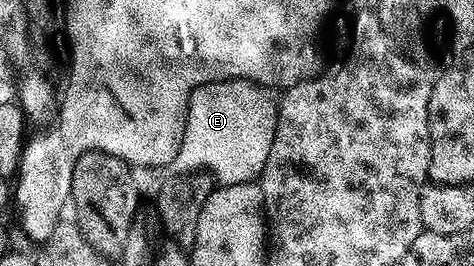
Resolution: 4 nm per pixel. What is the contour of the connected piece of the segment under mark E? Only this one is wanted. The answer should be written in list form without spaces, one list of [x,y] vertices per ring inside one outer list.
[[[215,81],[198,87],[188,101],[182,147],[178,147],[178,155],[170,166],[171,172],[196,175],[203,171],[220,185],[256,181],[266,167],[266,159],[270,159],[277,108],[277,98],[253,81]]]

